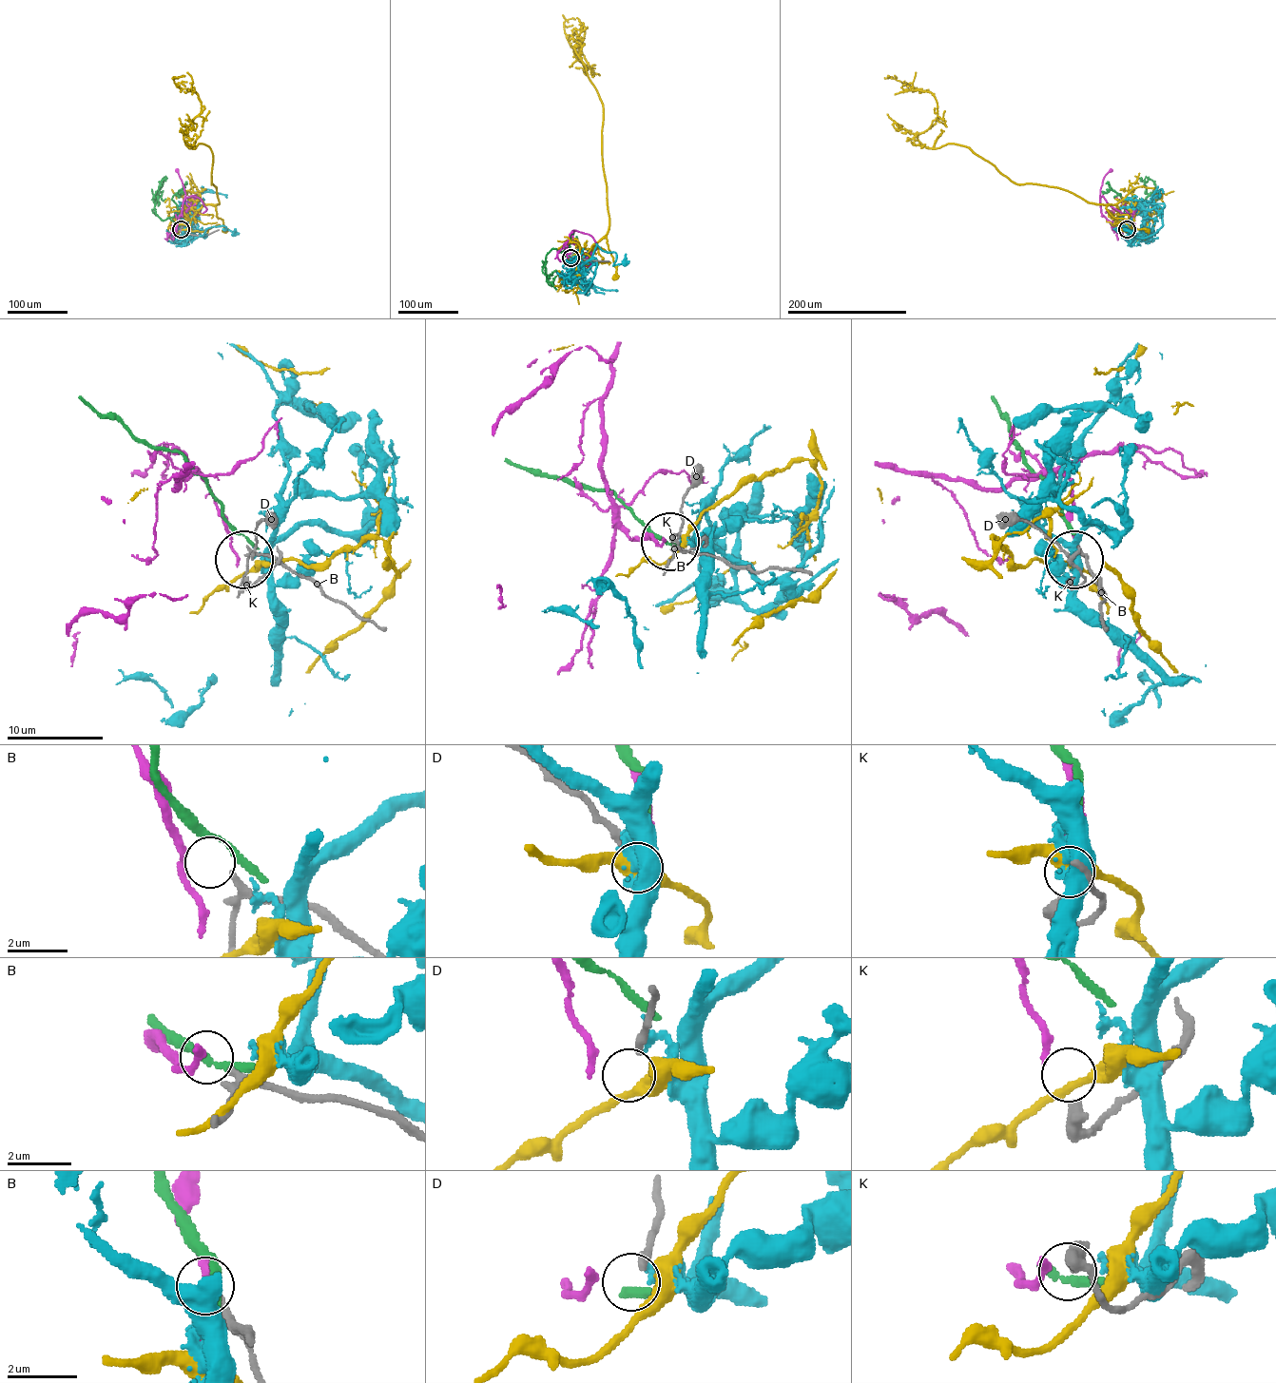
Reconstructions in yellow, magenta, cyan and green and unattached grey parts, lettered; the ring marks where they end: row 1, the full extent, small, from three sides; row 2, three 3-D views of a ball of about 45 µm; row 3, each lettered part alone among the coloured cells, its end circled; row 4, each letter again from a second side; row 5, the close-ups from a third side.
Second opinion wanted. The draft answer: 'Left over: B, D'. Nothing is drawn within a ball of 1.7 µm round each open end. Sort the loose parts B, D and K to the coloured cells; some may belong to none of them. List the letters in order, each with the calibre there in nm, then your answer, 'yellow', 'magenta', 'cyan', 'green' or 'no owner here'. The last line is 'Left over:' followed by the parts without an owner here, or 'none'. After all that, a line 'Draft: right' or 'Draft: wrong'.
B: calibre 170 nm; no owner here
D: calibre 260 nm; no owner here
K: calibre 320 nm; magenta
Left over: B, D
Draft: right

